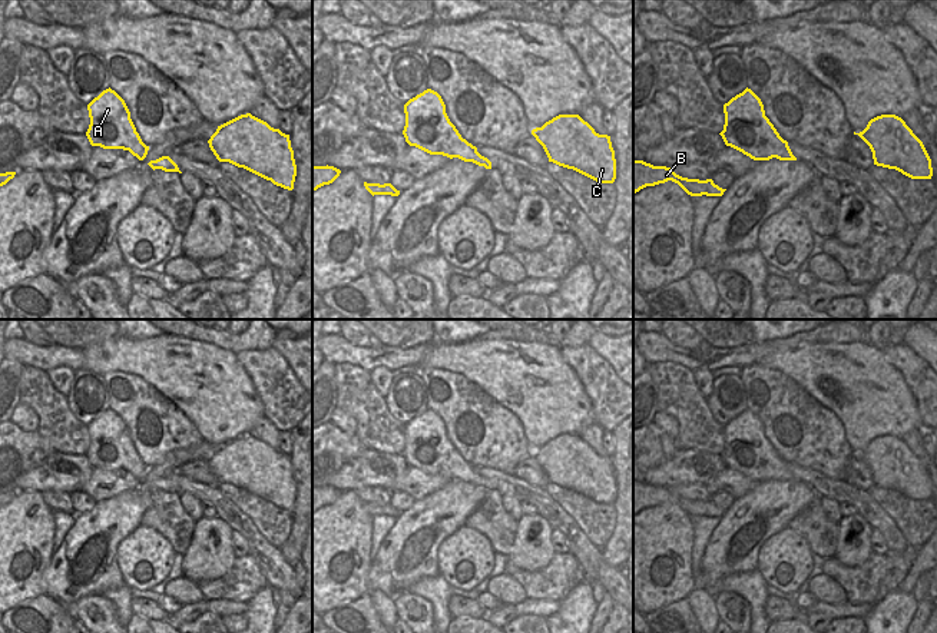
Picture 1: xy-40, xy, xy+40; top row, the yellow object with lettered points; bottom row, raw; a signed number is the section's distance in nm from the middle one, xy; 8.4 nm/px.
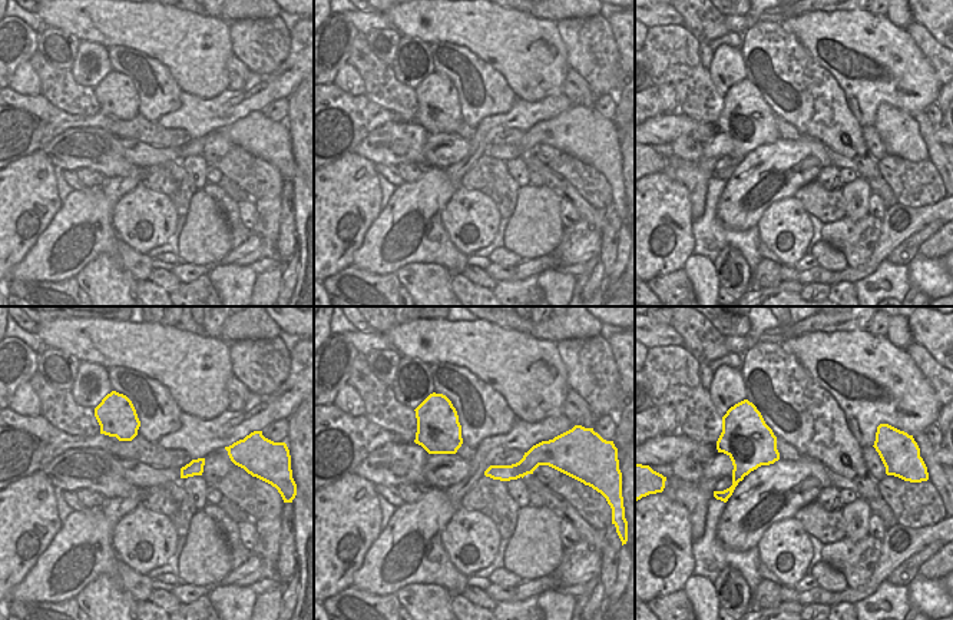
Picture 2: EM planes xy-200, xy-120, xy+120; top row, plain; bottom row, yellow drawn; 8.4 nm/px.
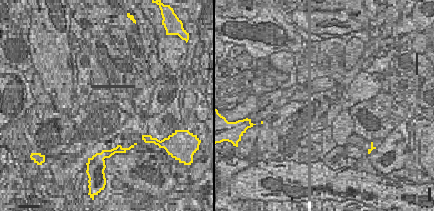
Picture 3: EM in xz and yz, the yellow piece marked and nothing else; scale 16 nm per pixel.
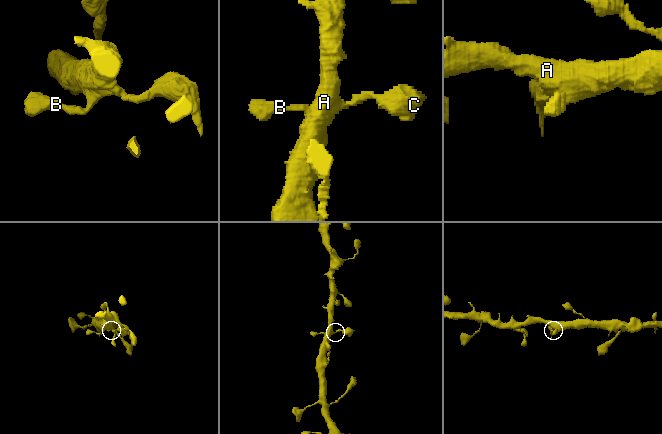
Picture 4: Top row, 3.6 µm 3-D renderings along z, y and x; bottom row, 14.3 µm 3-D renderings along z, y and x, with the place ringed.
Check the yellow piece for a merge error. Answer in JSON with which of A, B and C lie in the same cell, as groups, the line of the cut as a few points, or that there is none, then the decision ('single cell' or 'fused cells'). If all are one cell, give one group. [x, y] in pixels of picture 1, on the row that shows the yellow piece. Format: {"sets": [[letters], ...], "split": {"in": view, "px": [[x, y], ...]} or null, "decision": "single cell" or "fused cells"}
{"sets": [["A", "B", "C"]], "split": null, "decision": "single cell"}

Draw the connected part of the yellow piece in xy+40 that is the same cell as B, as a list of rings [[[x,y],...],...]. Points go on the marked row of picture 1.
[[[633,160],[633,193],[646,186],[655,186],[668,180],[678,183],[691,196],[722,196],[726,190],[715,185],[712,179],[688,179],[676,175],[672,168]]]

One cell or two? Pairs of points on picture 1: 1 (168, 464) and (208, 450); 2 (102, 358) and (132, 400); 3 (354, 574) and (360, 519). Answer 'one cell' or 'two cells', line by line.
1: one cell
2: two cells
3: one cell

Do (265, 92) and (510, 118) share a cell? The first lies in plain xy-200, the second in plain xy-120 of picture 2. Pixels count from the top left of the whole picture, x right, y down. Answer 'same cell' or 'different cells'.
same cell

